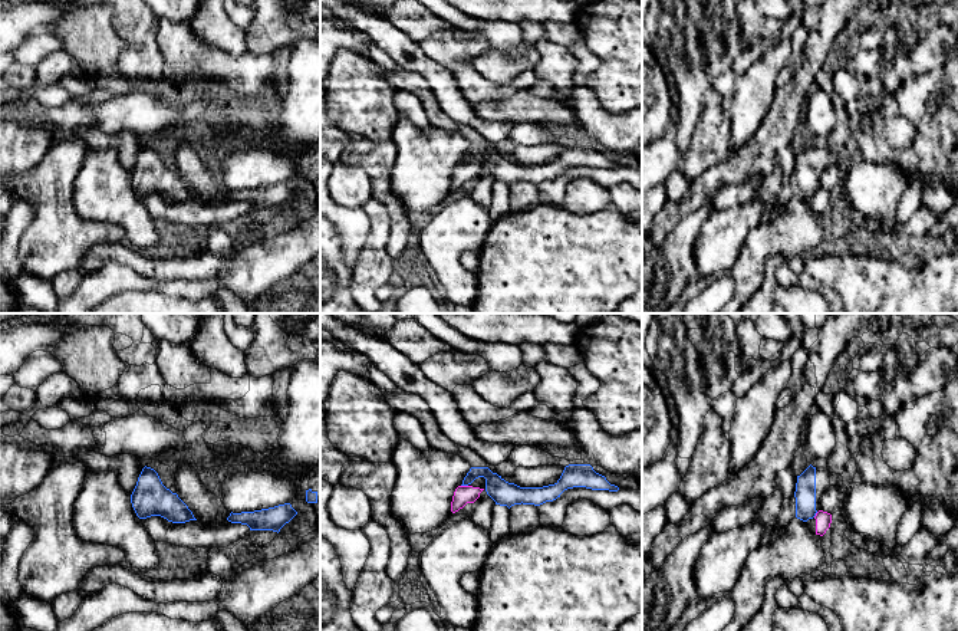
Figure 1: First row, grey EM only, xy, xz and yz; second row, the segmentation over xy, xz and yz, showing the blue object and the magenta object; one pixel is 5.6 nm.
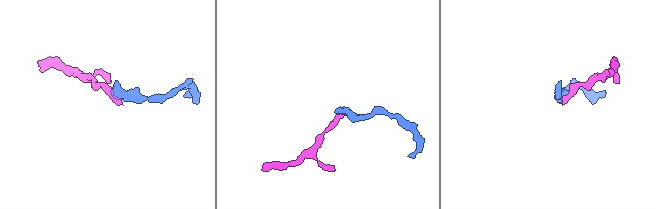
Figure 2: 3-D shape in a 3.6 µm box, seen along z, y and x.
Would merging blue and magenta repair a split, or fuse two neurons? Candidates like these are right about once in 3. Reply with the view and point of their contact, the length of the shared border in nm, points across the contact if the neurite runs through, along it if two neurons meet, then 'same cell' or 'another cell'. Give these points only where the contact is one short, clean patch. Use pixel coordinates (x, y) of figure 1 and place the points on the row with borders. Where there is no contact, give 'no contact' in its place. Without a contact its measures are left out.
xz (464, 485) | 40 nm | along xz (461, 485), (467, 486) | another cell

